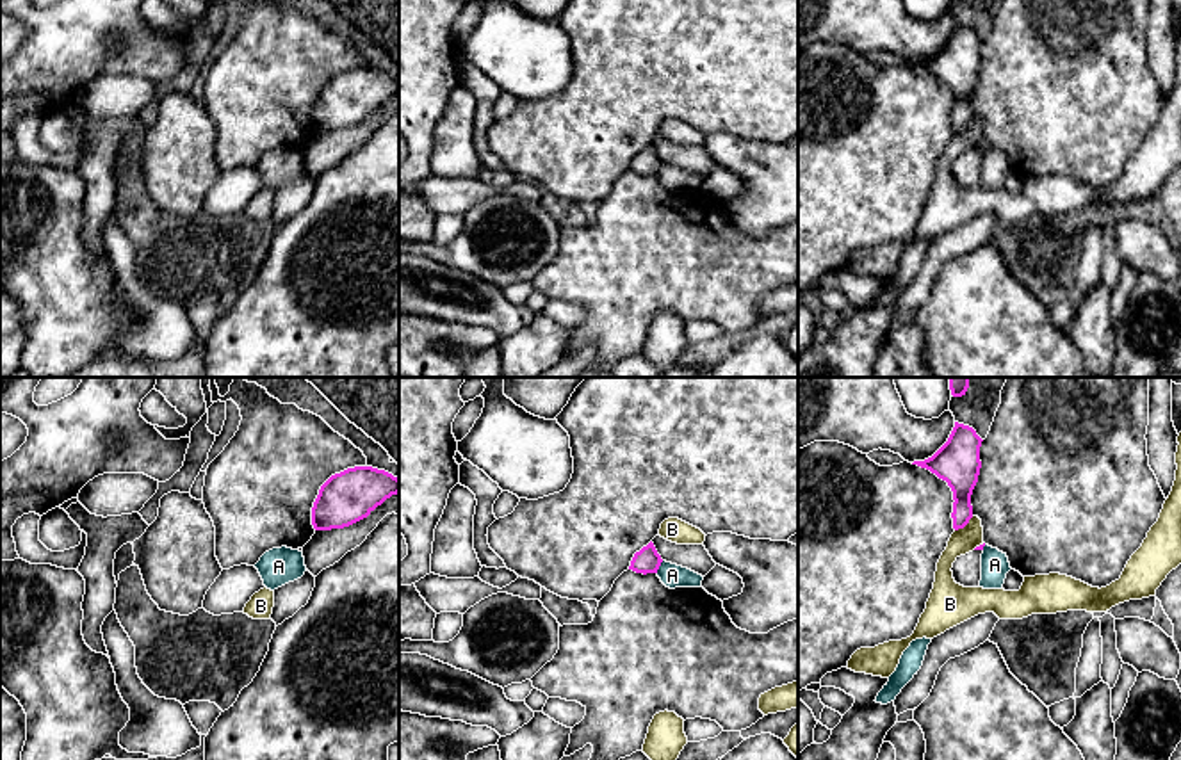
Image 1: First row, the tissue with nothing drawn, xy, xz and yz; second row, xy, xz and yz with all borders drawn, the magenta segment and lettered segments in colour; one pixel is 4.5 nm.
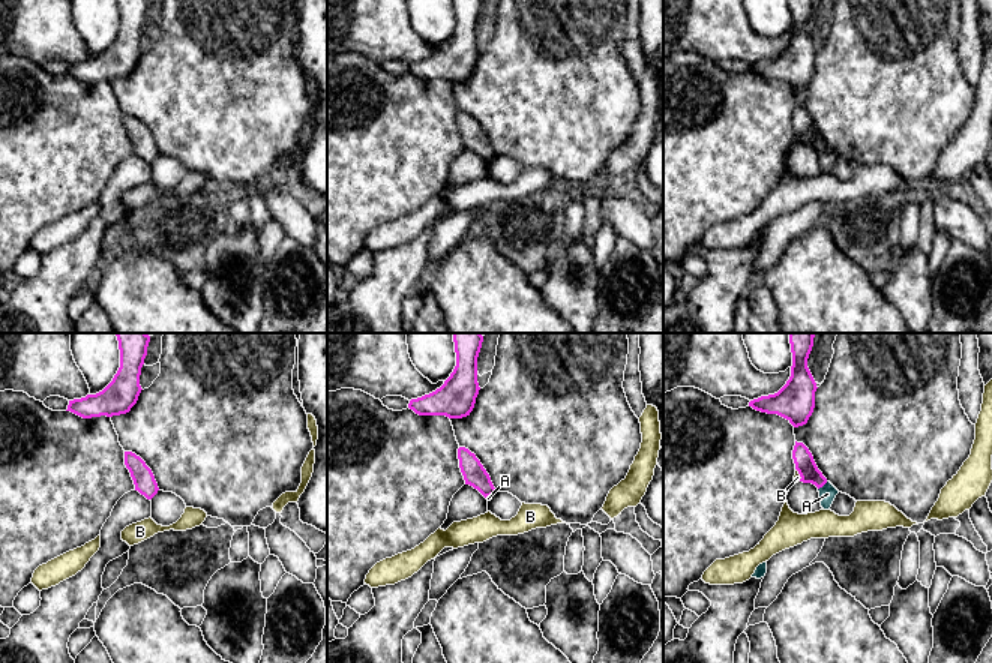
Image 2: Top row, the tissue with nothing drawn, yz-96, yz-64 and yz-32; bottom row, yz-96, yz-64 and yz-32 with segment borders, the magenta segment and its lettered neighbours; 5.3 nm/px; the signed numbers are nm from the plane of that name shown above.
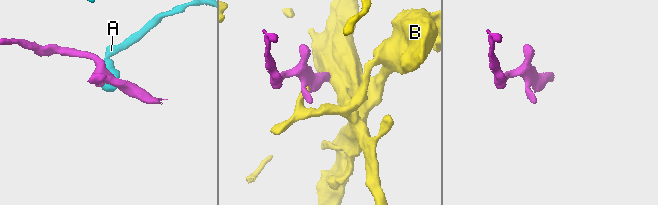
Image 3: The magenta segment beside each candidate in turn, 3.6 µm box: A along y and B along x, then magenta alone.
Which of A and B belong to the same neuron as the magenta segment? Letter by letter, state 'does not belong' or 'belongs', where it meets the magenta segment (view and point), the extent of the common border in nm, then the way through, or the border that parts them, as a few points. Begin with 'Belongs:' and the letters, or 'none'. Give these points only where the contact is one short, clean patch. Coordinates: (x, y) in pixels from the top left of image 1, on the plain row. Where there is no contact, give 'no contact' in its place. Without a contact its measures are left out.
Belongs: B
A: does not belong; meets magenta in xz at (659, 166); contact 70 nm long; border along xz (663, 162), (656, 173)
B: belongs; meets magenta in yz at (964, 127); contact 110 nm long

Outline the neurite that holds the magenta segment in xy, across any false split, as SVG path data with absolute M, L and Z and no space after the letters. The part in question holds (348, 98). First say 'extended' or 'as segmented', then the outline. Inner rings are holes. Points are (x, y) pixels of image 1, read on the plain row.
as segmented | M354 68L331 77L312 109L315 132L349 128L367 119L387 100L399 94L399 80L372 68Z

